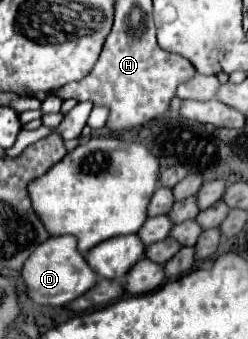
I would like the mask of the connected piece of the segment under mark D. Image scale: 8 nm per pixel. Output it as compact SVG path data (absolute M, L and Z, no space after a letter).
M52 236L28 260L24 262L22 268L22 280L26 284L28 296L42 306L64 306L78 296L82 296L86 290L90 290L96 282L98 276L92 272L88 262L80 252L76 252L76 238L74 236Z

